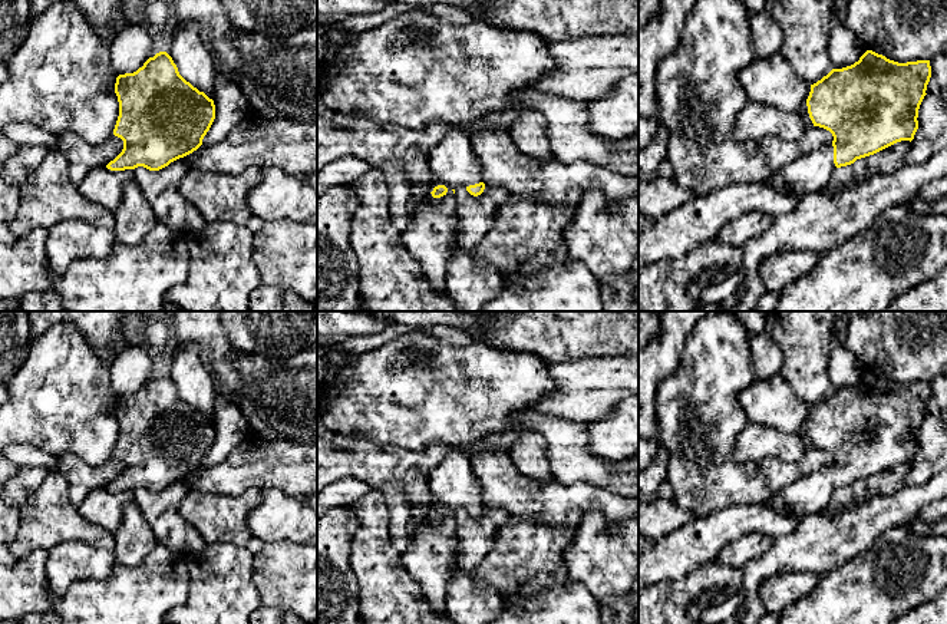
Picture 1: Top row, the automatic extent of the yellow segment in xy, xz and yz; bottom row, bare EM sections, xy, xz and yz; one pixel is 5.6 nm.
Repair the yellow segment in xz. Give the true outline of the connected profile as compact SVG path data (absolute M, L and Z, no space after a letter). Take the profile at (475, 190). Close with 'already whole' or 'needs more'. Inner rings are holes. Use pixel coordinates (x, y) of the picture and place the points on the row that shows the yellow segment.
M453 128L429 152L429 169L439 182L430 192L433 198L446 195L451 188L465 188L471 195L484 192L482 165L472 151L471 139L463 131Z | needs more

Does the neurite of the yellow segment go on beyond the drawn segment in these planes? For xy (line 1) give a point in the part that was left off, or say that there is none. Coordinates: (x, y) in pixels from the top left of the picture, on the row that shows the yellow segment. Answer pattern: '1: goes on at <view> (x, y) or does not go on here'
1: does not go on here

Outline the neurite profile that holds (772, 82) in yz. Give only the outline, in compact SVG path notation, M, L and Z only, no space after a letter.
M782 53L755 59L738 72L738 80L748 100L788 113L798 112L811 92L811 85L795 75Z

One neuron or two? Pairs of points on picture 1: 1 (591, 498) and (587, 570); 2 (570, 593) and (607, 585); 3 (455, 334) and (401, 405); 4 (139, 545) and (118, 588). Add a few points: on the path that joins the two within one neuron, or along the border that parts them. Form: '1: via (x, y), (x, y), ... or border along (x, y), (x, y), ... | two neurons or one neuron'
1: border along (583, 514), (599, 512), (610, 531), (623, 521) | two neurons
2: border along (567, 578), (581, 584), (599, 601) | two neurons
3: border along (416, 330), (432, 333), (444, 343), (474, 342) | two neurons
4: border along (155, 545), (135, 565), (125, 567), (118, 563) | two neurons

